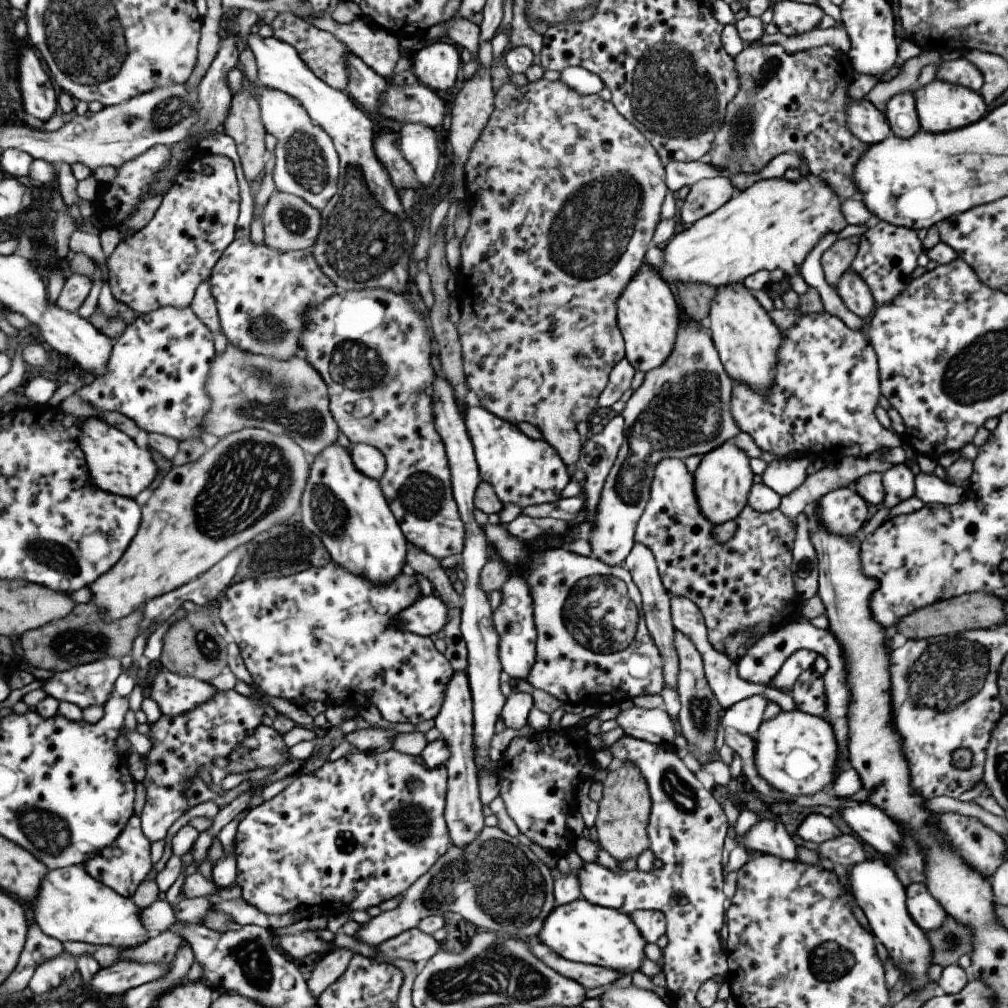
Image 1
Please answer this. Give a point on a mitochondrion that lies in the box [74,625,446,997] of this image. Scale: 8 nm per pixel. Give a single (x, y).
(246, 954)

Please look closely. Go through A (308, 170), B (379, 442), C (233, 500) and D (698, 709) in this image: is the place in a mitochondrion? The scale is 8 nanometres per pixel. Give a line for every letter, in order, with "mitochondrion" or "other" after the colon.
A: mitochondrion
B: other
C: mitochondrion
D: mitochondrion

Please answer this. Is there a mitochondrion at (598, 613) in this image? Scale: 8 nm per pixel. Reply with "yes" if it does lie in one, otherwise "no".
yes

